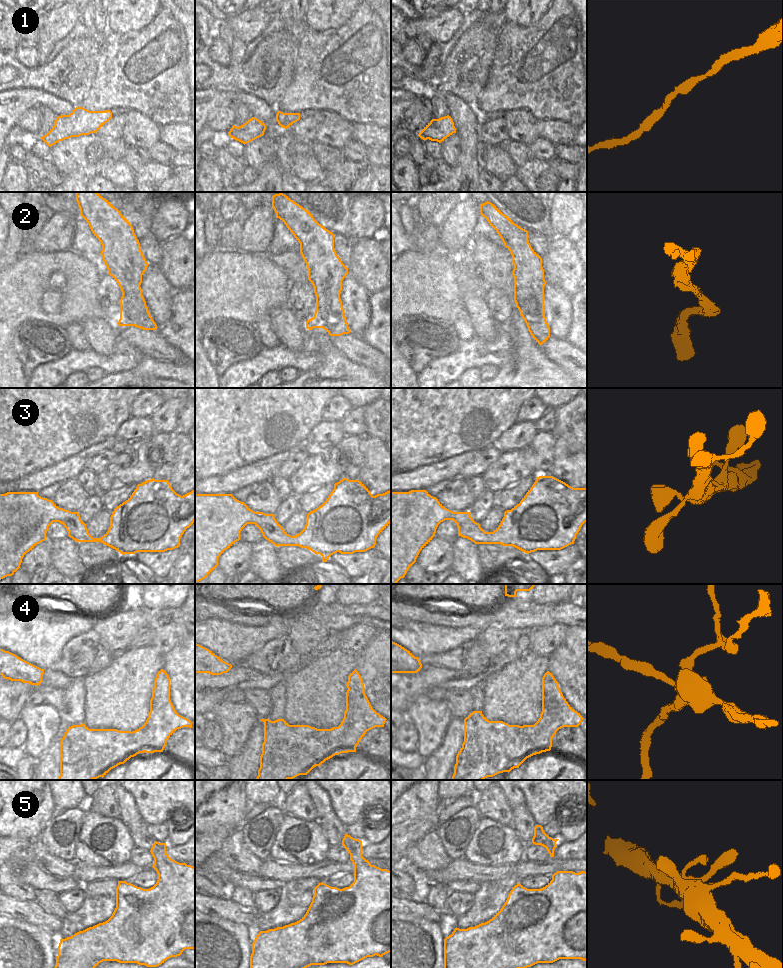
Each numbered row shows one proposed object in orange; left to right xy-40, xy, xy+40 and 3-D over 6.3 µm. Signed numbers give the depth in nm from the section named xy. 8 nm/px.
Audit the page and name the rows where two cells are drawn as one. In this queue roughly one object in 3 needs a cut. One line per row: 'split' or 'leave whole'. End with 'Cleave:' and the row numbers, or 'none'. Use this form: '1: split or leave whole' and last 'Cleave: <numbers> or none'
1: leave whole
2: leave whole
3: leave whole
4: split
5: leave whole
Cleave: 4

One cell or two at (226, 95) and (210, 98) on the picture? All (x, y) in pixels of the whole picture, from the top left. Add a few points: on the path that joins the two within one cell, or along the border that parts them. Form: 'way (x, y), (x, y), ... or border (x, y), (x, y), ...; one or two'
way (222, 97), (214, 98); one

